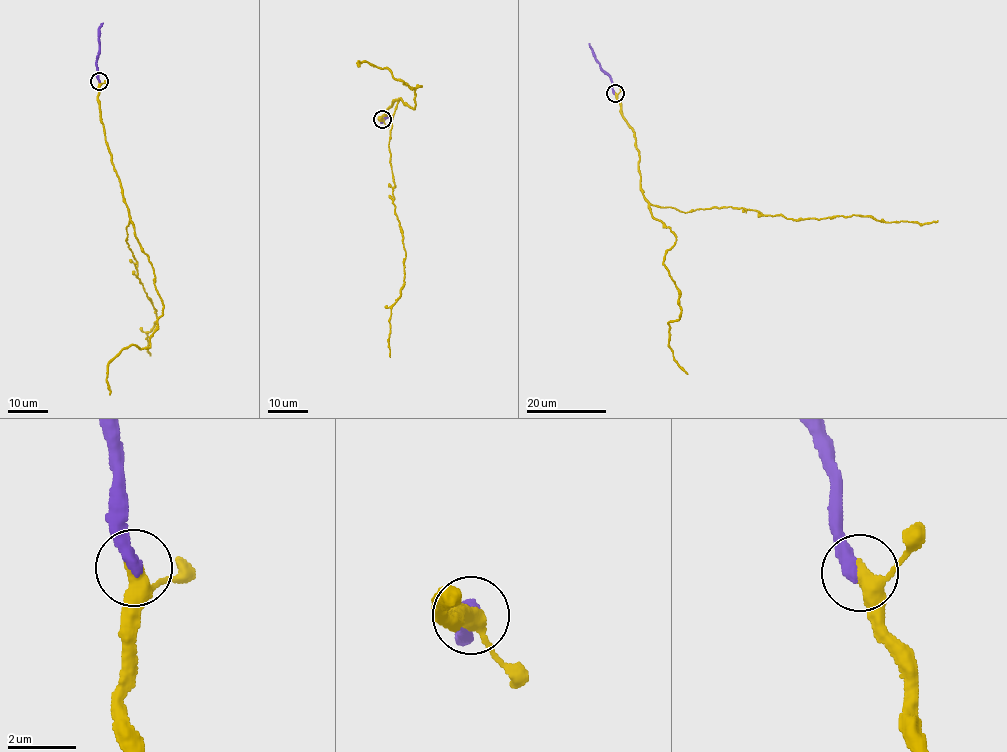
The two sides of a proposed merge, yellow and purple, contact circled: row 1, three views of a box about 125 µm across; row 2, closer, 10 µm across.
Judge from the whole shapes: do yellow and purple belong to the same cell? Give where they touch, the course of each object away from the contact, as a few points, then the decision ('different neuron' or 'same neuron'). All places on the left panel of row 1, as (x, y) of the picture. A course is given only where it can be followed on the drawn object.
at (99, 81); yellow runs (99, 81), (100, 121), (129, 218), (125, 240), (156, 312), (155, 326), (146, 338), (151, 354); purple runs (99, 81), (96, 64), (99, 28), (102, 22); same neuron

